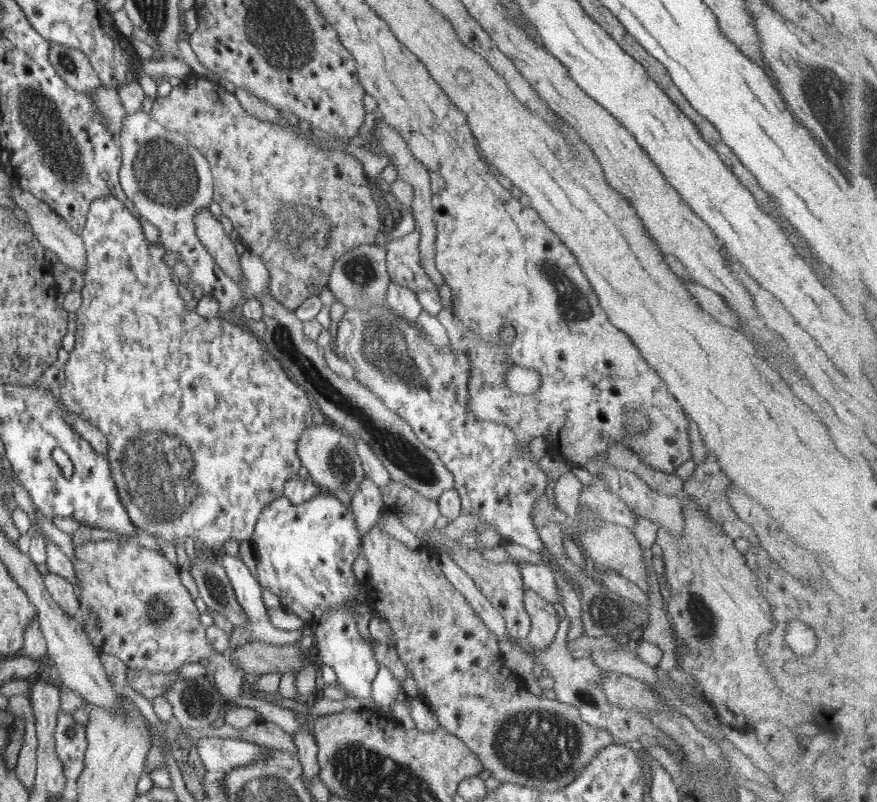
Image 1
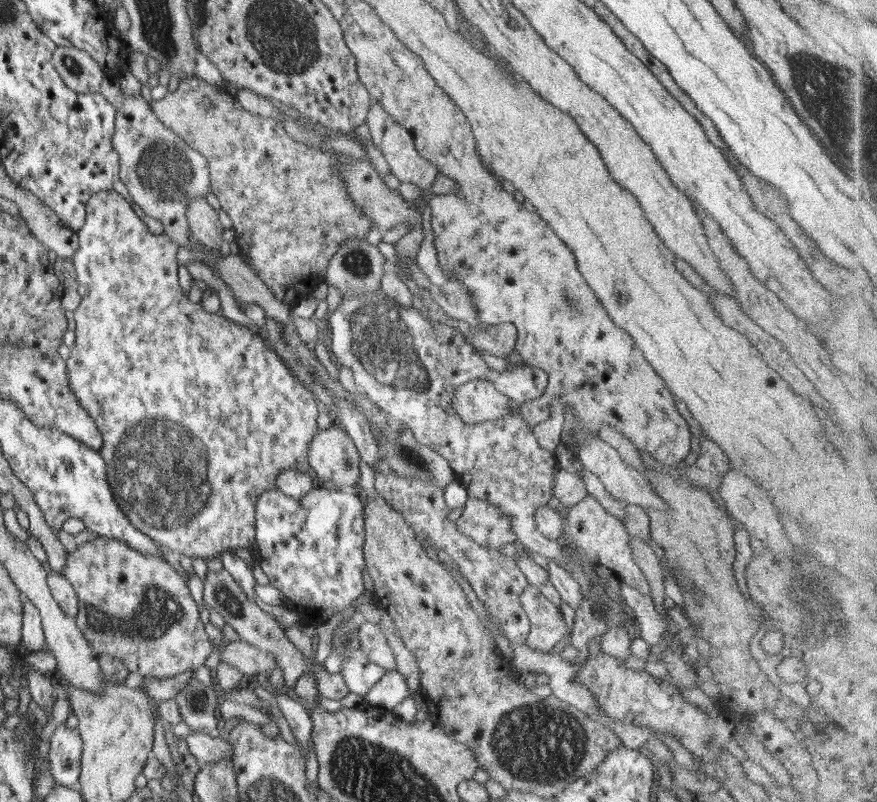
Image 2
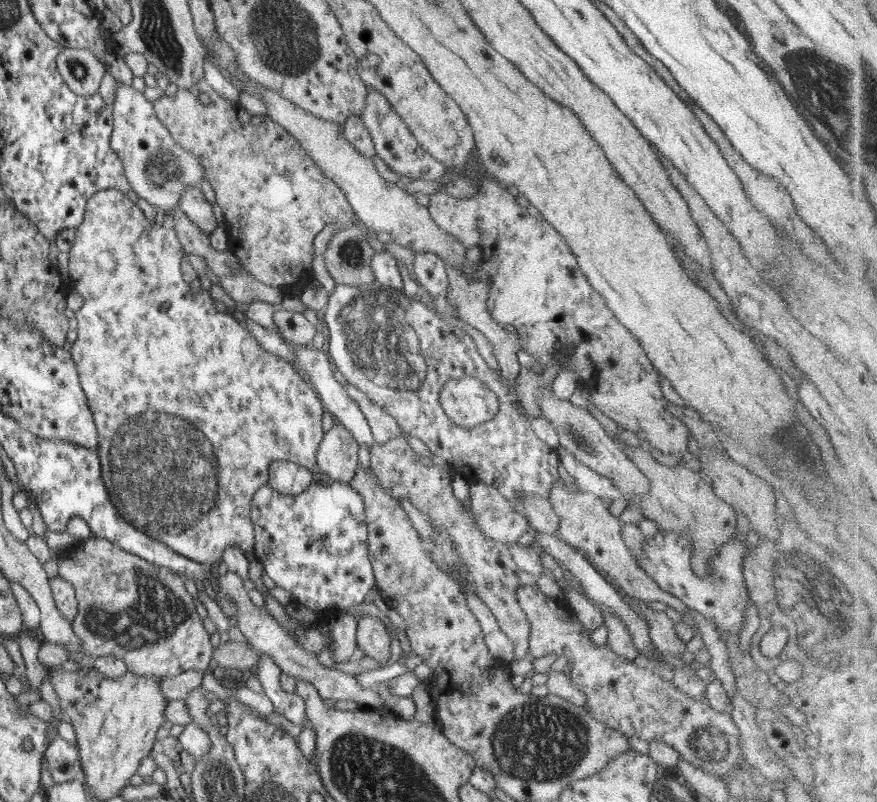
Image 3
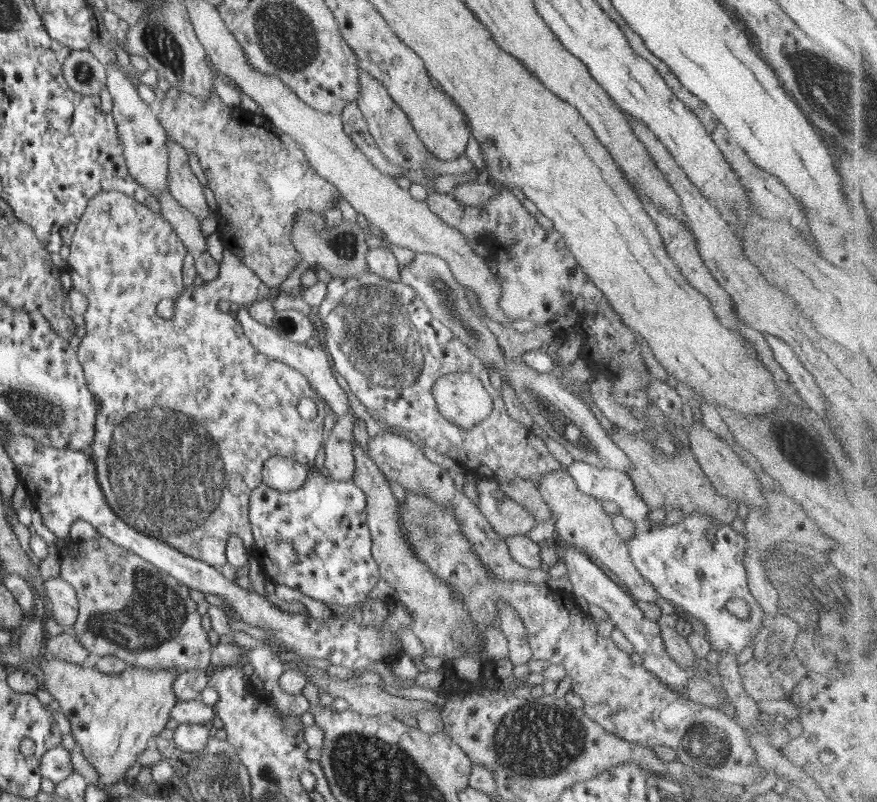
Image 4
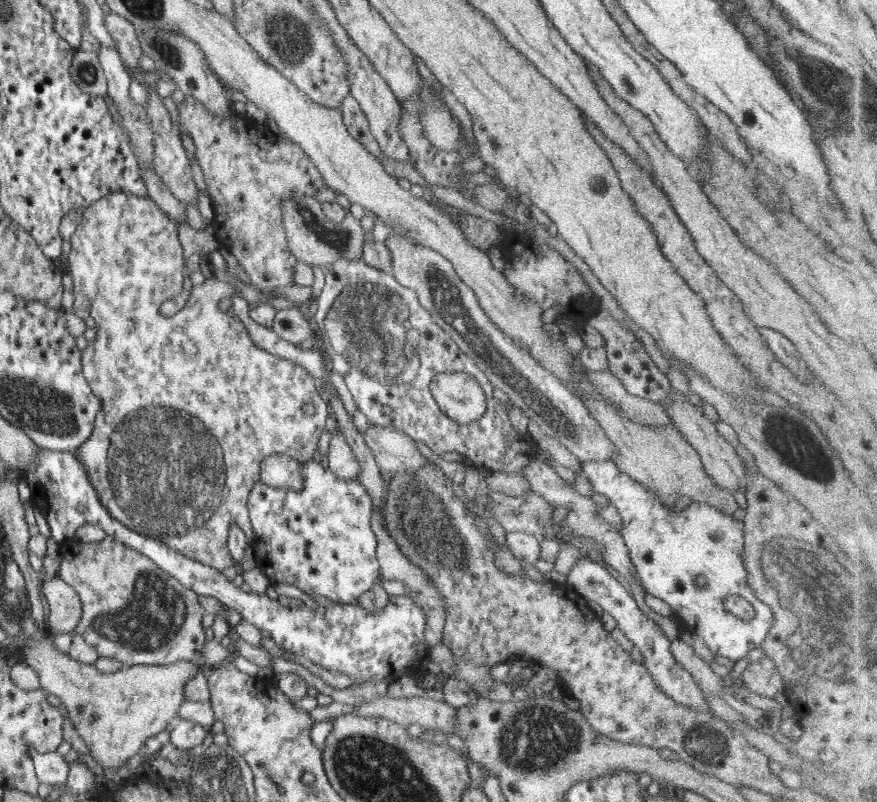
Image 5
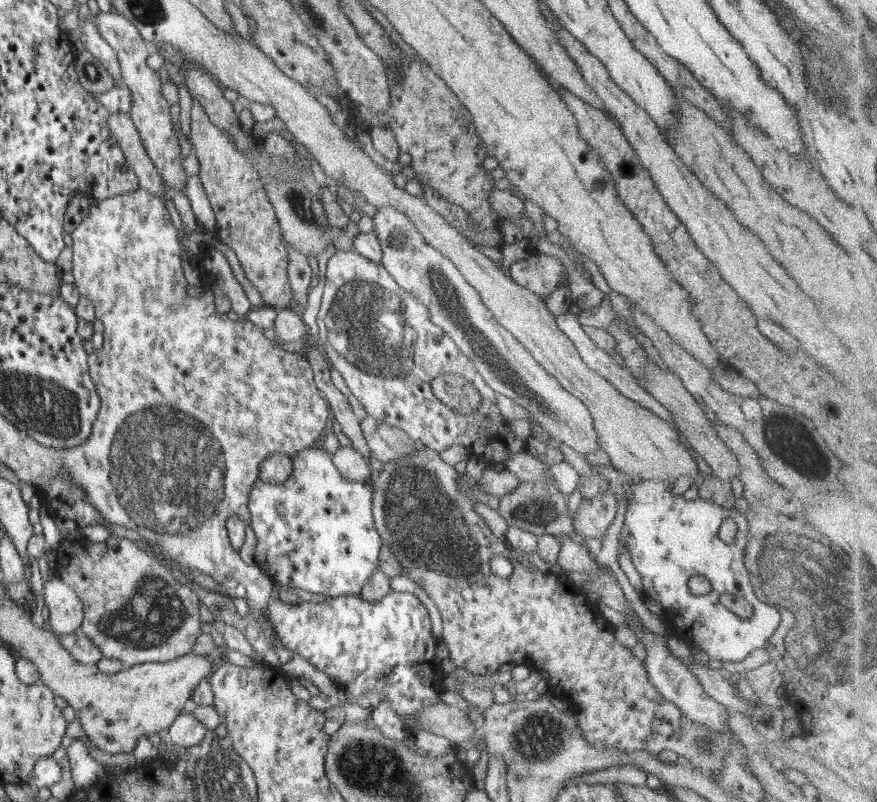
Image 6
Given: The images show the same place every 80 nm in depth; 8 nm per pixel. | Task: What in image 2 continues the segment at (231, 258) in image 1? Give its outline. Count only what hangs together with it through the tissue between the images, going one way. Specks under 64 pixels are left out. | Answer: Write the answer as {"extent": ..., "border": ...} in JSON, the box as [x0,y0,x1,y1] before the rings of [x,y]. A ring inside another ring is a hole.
{"extent":[185,197,227,250],"border":[[[204,197],[192,199],[185,211],[191,234],[196,240],[205,244],[206,249],[220,250],[223,245],[221,236],[227,232],[218,219],[218,212],[206,202]]]}

